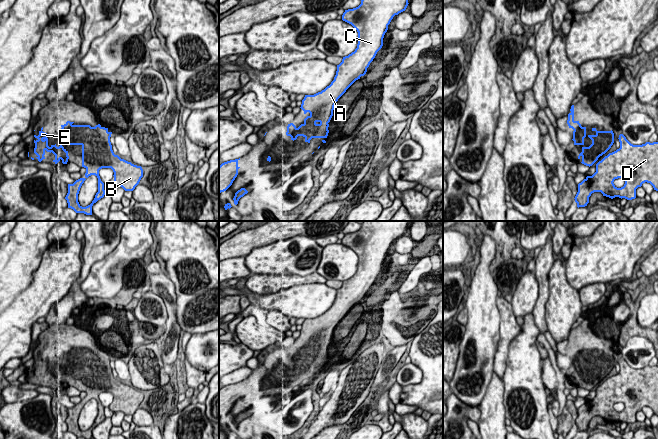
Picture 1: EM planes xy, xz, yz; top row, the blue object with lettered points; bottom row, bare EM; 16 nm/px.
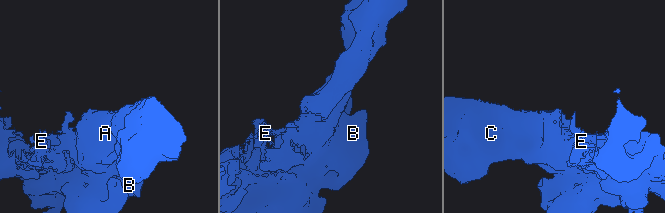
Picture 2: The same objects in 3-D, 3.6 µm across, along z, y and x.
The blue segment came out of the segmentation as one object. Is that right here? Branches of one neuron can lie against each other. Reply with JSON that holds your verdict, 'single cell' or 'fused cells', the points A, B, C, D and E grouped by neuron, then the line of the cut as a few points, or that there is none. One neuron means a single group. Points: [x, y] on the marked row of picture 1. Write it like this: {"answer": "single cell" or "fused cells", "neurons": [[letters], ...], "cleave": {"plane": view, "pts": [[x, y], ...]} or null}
{"answer": "single cell", "neurons": [["A", "B", "C", "D", "E"]], "cleave": null}

